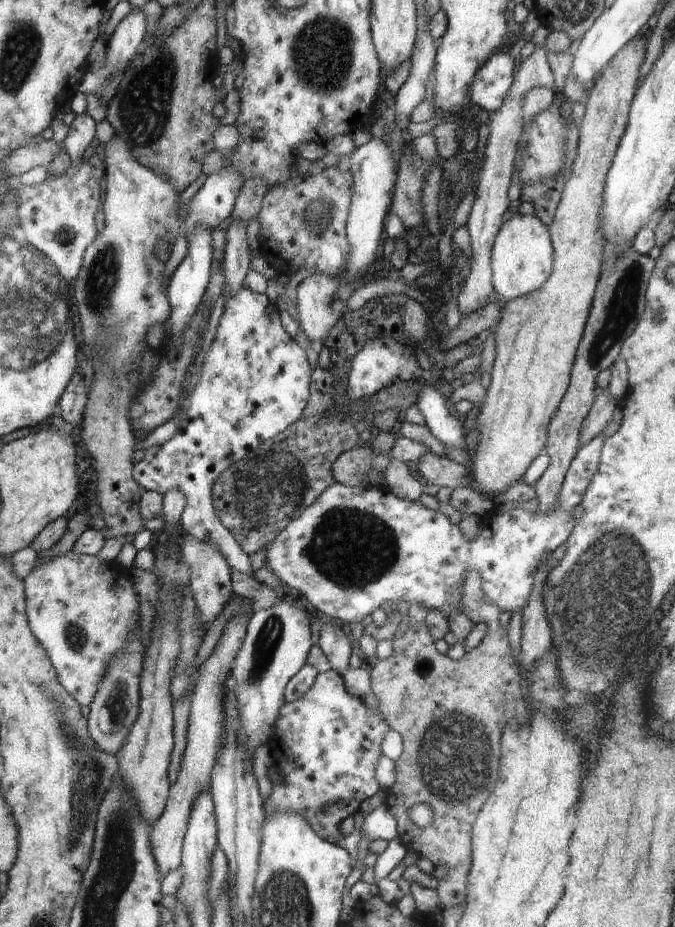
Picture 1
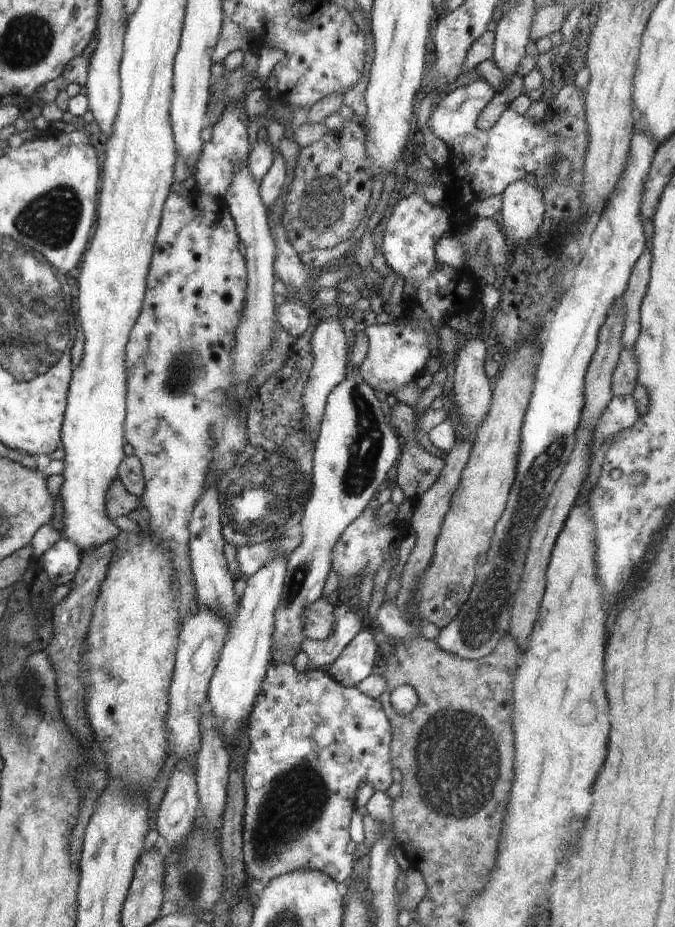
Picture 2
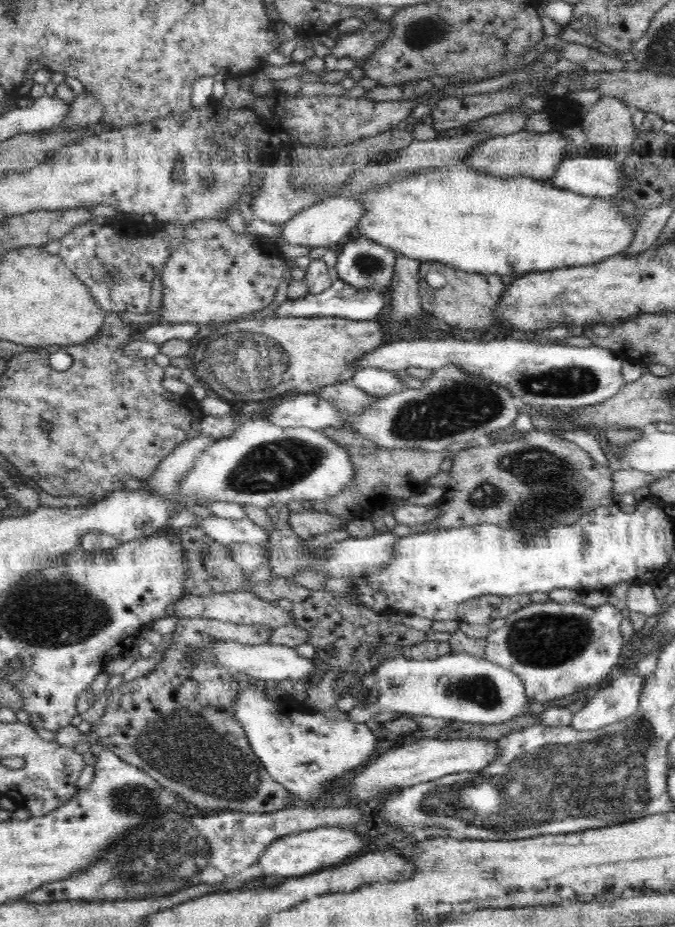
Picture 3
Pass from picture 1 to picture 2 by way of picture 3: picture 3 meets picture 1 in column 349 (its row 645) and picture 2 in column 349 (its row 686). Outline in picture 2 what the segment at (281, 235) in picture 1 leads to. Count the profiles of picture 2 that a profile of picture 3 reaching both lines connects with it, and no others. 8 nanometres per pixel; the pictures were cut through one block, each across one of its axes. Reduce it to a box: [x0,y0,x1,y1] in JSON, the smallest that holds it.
[281,118,373,256]

